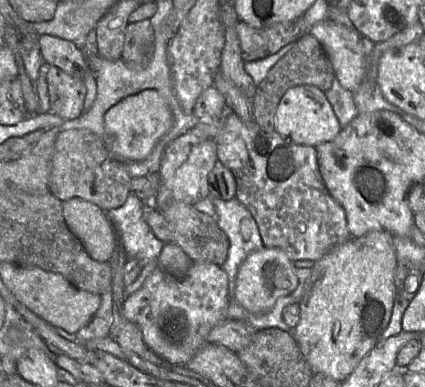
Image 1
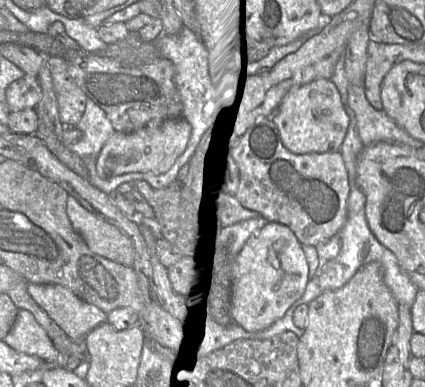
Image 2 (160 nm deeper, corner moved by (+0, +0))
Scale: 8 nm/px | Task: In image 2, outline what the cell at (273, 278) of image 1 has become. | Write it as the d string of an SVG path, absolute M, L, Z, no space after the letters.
M268 222L256 235L251 236L231 267L231 318L247 331L260 331L284 316L288 308L305 292L309 281L309 267L302 244L286 226Z

